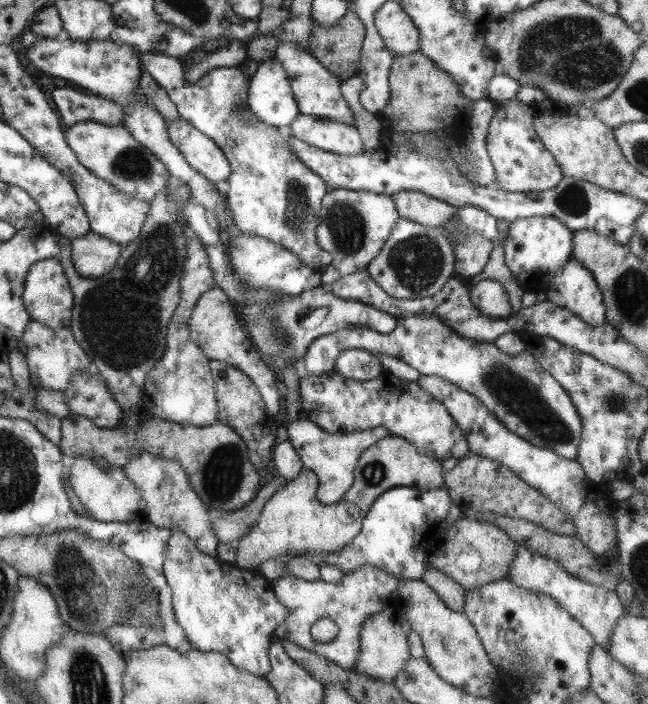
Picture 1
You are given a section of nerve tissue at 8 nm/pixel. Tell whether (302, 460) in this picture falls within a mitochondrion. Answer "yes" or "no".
no

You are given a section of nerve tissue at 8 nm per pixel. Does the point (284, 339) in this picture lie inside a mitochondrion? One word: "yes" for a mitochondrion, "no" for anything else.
yes

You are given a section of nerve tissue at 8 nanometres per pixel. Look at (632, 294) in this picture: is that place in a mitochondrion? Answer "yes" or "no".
yes

